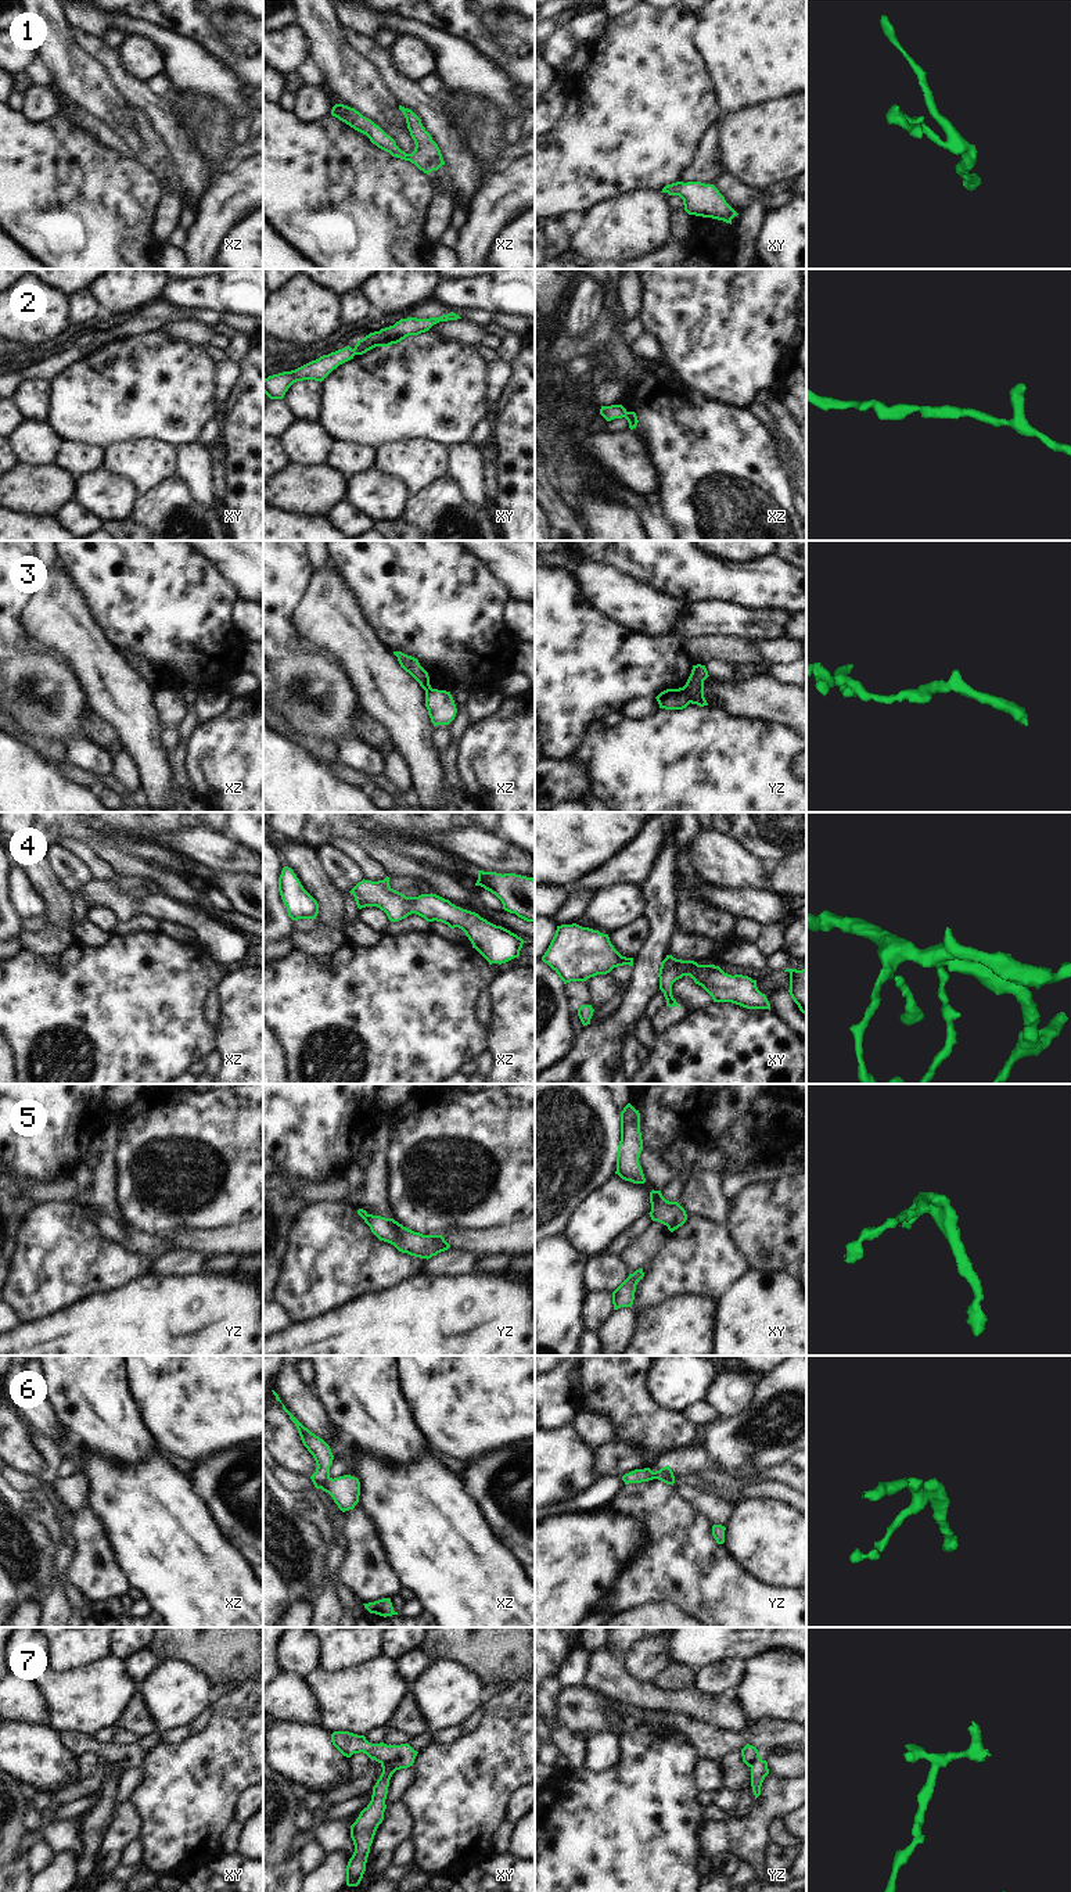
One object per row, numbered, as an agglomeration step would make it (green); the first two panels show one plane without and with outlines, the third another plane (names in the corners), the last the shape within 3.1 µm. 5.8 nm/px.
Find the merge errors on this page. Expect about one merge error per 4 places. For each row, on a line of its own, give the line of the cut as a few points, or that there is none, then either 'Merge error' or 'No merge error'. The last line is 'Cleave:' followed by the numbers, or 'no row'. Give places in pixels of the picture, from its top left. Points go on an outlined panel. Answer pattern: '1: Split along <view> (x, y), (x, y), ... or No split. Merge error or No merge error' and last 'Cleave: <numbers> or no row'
1: No split. No merge error
2: No split. No merge error
3: Split along yz (682, 688), (690, 702). Merge error
4: No split. No merge error
5: No split. No merge error
6: No split. No merge error
7: Split along yz (757, 1751), (757, 1758), (750, 1766). Merge error
Cleave: 3, 7

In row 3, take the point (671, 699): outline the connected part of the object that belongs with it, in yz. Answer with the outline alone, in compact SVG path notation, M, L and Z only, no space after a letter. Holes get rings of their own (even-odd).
M683 687L666 689L661 692L657 697L660 708L665 710L683 710L690 704L689 694Z

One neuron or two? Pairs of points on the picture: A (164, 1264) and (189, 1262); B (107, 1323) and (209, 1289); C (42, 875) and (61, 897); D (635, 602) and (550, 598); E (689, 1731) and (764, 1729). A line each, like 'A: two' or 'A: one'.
A: one
B: one
C: one
D: two
E: one

